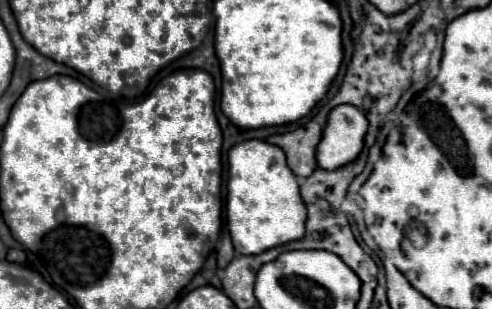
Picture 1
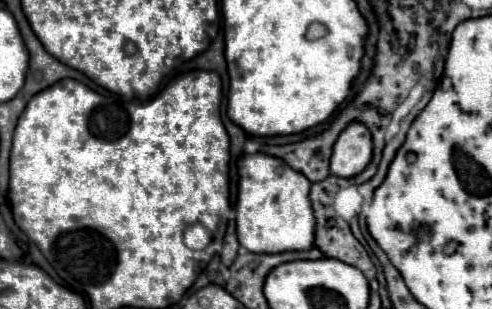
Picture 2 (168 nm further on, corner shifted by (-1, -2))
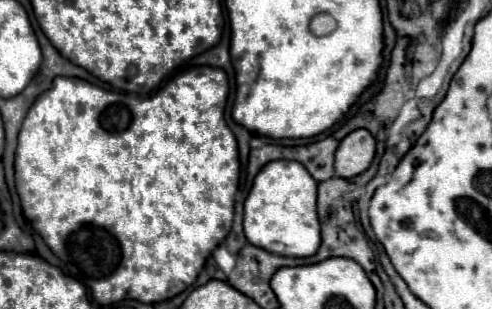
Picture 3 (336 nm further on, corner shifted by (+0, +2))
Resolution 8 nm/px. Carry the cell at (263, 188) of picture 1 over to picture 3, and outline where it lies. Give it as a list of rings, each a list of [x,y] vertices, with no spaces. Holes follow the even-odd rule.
[[[295,160],[269,162],[253,182],[245,200],[245,236],[257,248],[279,256],[307,258],[313,256],[321,244],[321,226],[317,218],[317,180],[301,168]]]

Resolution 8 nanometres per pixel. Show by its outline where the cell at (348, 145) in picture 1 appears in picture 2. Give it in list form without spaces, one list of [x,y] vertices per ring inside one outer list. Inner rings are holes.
[[[350,122],[334,144],[330,172],[334,176],[352,178],[360,174],[372,158],[372,134],[364,124]]]

